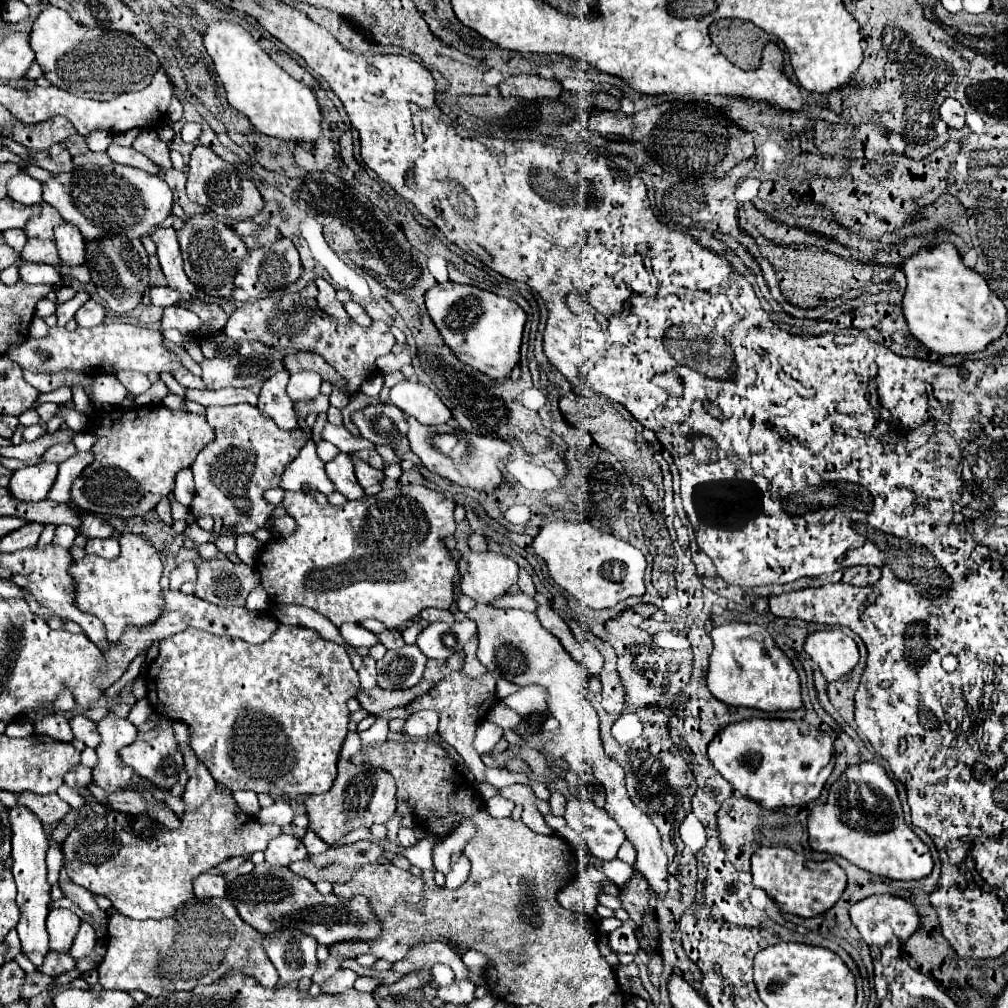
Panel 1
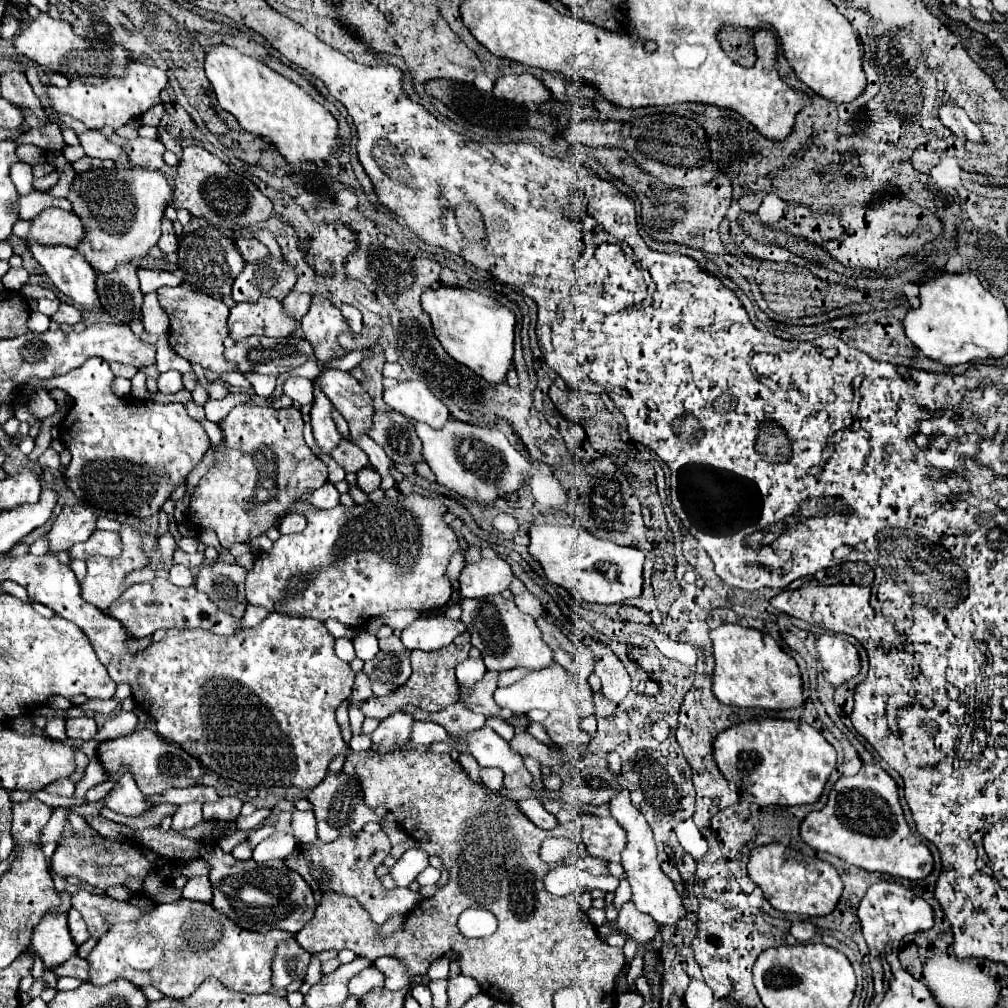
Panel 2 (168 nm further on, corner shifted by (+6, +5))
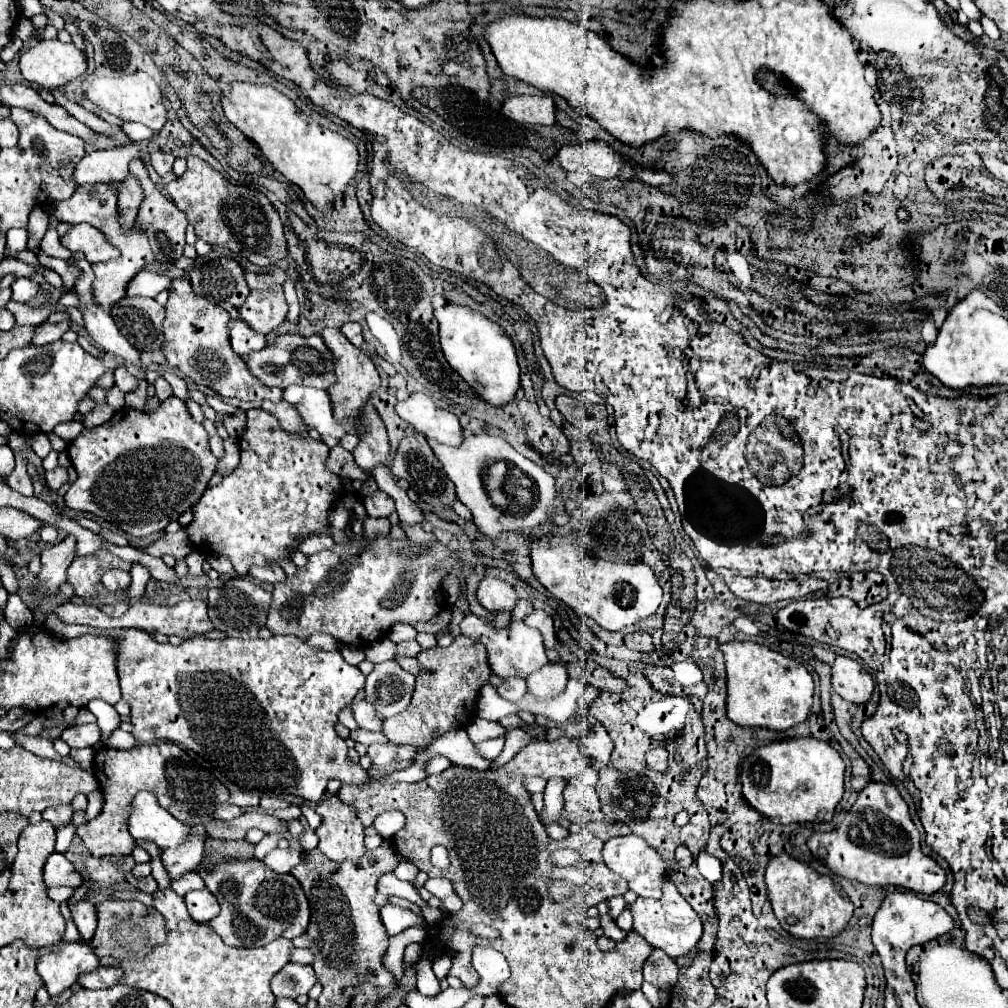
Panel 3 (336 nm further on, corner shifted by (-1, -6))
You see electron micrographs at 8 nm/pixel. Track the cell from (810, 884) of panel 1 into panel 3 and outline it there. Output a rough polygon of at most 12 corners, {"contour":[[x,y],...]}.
{"contour":[[790,855],[766,867],[768,899],[794,937],[838,935],[852,901]]}

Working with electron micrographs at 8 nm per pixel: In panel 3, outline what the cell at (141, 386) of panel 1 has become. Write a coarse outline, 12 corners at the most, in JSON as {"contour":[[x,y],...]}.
{"contour":[[122,365],[114,371],[114,385],[122,393],[136,389],[136,377]]}

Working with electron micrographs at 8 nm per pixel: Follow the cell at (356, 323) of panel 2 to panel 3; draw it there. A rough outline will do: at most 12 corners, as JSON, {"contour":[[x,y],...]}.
{"contour":[[344,323],[342,333],[344,337],[362,347],[362,327],[358,323]]}

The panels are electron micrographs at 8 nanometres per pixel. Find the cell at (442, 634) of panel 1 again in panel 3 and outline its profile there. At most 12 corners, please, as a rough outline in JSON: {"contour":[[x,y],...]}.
{"contour":[[416,641],[396,645],[394,659],[416,657],[420,647]]}

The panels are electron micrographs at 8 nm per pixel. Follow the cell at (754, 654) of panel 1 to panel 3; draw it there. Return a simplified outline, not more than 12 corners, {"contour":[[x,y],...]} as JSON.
{"contour":[[752,641],[720,645],[728,717],[786,731],[808,719],[812,675]]}

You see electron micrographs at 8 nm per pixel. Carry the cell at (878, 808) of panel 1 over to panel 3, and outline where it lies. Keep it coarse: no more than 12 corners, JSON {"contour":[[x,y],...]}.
{"contour":[[870,781],[808,849],[838,877],[932,895],[908,803]]}

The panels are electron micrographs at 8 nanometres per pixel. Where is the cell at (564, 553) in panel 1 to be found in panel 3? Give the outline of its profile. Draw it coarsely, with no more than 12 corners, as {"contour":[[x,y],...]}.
{"contour":[[576,545],[530,551],[536,579],[606,631],[654,615],[662,587],[642,563]]}

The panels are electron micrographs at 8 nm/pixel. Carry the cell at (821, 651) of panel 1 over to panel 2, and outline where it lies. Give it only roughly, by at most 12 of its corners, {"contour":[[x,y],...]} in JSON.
{"contour":[[819,634],[815,648],[827,682],[857,676],[861,660],[847,636]]}

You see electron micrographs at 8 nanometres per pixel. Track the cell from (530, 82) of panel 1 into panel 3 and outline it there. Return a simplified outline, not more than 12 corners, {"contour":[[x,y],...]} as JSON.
{"contour":[[550,95],[506,99],[502,113],[522,125],[554,125]]}

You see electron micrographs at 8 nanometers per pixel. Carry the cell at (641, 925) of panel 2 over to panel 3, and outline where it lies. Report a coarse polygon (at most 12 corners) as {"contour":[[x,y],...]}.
{"contour":[[654,949],[644,981],[658,989],[678,983],[676,961]]}

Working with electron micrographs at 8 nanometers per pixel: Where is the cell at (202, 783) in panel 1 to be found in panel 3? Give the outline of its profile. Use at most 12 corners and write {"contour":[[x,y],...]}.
{"contour":[[204,827],[178,849],[162,851],[172,881],[196,871],[204,855]]}

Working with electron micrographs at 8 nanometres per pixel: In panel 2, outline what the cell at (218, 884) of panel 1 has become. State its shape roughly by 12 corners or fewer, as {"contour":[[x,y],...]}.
{"contour":[[193,876],[183,886],[183,898],[211,902],[209,876]]}

